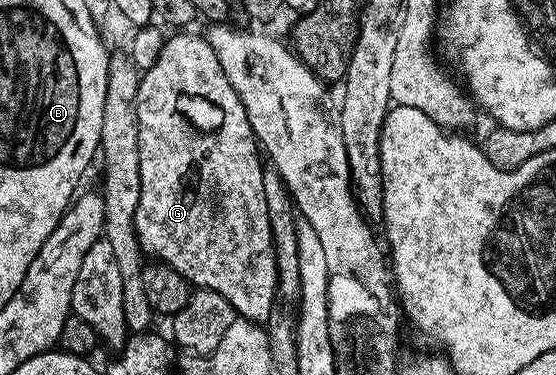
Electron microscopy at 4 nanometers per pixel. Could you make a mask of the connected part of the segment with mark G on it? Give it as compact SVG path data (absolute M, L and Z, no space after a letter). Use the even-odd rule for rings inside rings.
M176 31L176 33L167 38L161 53L158 55L157 62L152 67L142 73L140 78L140 86L138 87L138 99L136 106L138 107L138 159L140 160L140 198L138 199L138 211L136 212L136 237L140 241L141 250L145 254L148 253L149 258L155 259L157 262L174 267L174 271L178 271L183 277L188 280L188 284L196 289L209 289L218 295L222 295L222 299L226 299L226 303L230 303L230 307L234 307L234 311L245 321L254 321L257 323L267 322L268 317L276 308L276 284L278 284L278 267L276 266L276 248L272 242L272 232L270 231L270 215L266 211L266 191L264 190L264 171L265 166L260 165L260 157L262 161L262 150L257 142L252 128L250 127L250 119L246 107L242 103L242 99L234 91L234 87L230 83L230 79L226 79L226 71L222 71L222 63L218 63L218 55L214 55L214 47L210 47L207 36L196 33L188 33L192 31Z

